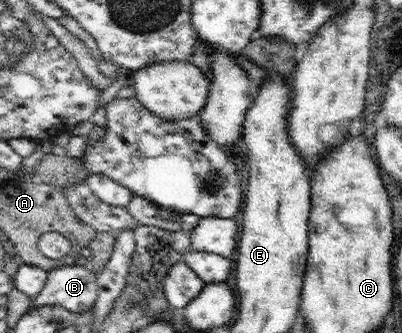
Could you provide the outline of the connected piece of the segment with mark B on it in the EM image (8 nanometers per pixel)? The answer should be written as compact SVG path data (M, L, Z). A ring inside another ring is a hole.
M66 265L62 268L53 268L47 271L47 281L44 288L38 296L32 297L30 309L38 309L44 305L57 305L76 314L77 312L86 312L93 309L97 298L97 275L88 266Z

